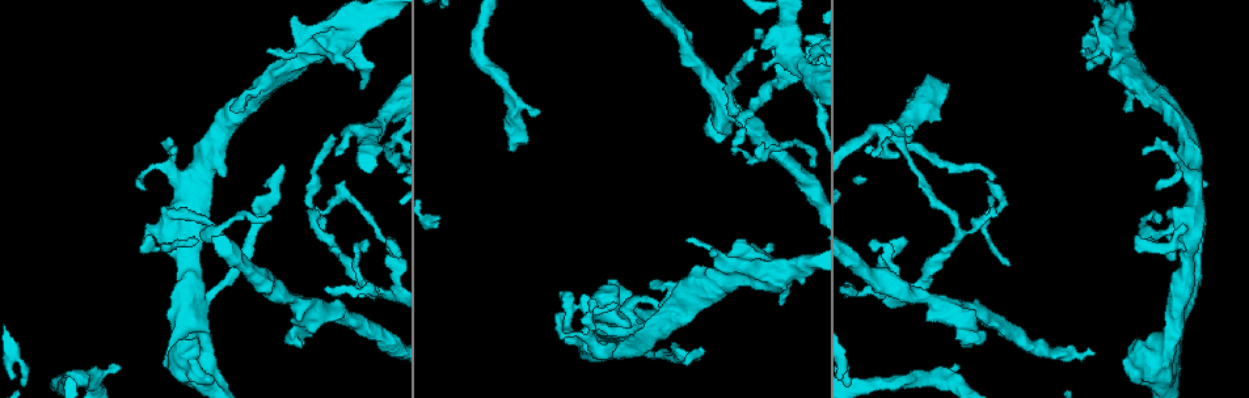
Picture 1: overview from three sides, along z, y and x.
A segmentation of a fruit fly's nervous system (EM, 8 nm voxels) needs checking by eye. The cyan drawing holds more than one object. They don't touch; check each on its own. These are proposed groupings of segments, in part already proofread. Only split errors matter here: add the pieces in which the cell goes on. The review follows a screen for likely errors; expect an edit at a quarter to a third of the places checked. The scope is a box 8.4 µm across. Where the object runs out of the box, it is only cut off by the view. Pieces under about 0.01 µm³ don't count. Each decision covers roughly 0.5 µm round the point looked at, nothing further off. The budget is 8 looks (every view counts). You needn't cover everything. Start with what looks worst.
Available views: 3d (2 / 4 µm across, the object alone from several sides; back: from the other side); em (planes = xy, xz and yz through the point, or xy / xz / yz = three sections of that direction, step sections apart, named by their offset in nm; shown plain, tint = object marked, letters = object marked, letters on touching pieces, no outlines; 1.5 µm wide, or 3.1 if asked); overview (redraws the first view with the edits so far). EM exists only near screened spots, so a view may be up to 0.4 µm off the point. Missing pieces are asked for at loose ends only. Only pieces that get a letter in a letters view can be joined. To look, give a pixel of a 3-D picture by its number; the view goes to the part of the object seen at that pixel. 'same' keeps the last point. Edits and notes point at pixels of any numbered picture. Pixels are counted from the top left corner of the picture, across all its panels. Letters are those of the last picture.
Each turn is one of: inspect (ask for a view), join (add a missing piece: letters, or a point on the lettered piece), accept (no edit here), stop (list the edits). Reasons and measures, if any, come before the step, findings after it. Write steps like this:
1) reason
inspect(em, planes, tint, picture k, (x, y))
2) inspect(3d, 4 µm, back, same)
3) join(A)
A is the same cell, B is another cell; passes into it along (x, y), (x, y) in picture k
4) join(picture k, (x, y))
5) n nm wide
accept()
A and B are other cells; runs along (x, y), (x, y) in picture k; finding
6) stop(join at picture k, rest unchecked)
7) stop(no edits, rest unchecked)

an open end
inspect(3d, 2 µm, picture 1, (282, 164))

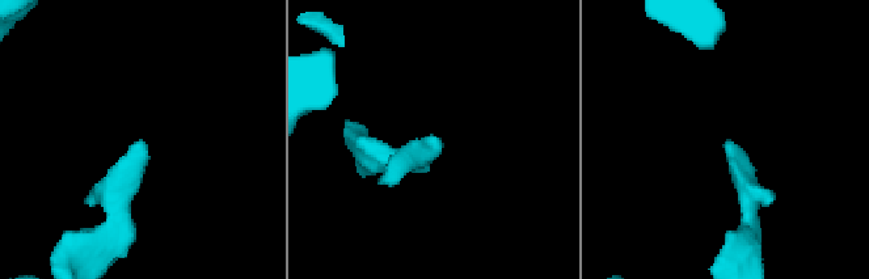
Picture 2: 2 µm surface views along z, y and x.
need the tissue
inspect(em, yz, step 8, plain, picture 2, (725, 141))

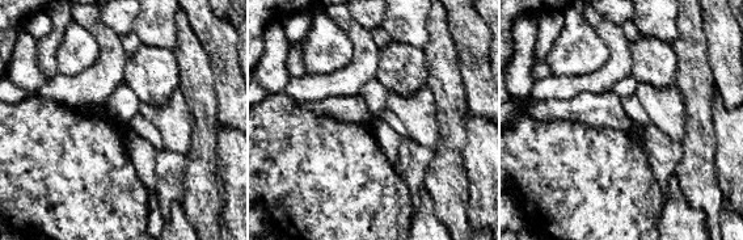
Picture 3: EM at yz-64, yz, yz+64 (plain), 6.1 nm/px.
inspect(em, yz, step 8, letters, same)

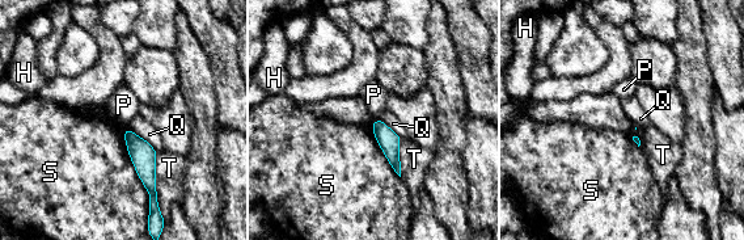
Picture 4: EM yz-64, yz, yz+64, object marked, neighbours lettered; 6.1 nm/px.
S touches over 500 nm
accept()
H, P, Q, S and T are other cells; none of them fits

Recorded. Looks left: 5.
free end
inspect(em, xy, step 4, tint, picture 1, (121, 367))

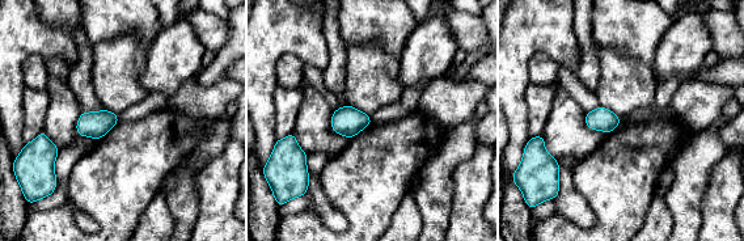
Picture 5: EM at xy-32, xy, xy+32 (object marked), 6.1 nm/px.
cut it another way
inspect(em, planes, letters, same)

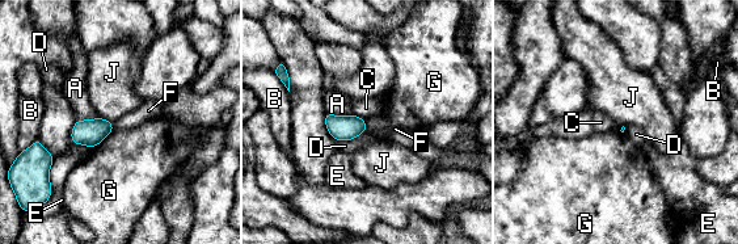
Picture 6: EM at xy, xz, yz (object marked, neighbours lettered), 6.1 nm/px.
accept()
A, B, C, D, E, F, G and J are other cells; border along (365, 121), (367, 129) in picture 6; no lettered piece goes on from it

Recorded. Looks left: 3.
free end
inspect(3d, 4 µm, picture 1, (889, 137))

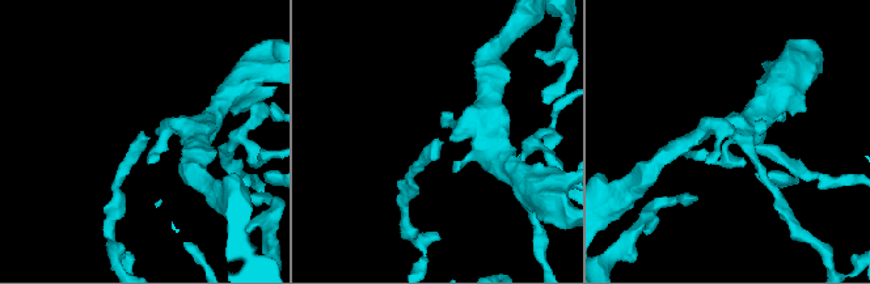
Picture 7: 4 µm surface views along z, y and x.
inspect(em, xy, step 4, tint, picture 7, (733, 134))

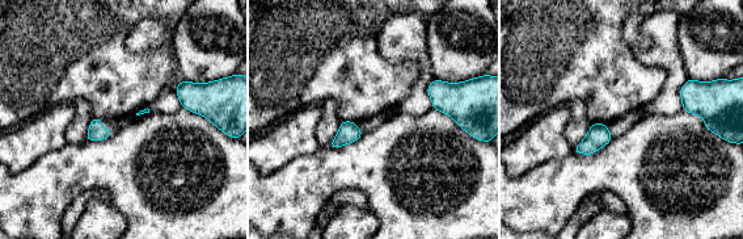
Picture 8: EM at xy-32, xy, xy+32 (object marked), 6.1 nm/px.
cut it another way
inspect(em, planes, letters, same)

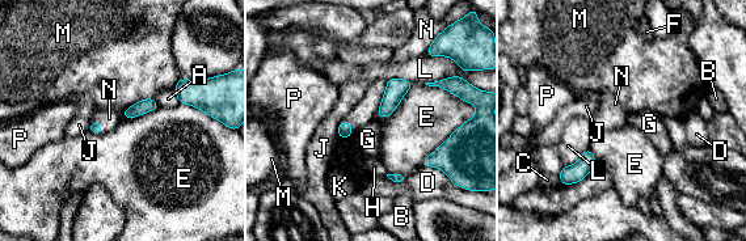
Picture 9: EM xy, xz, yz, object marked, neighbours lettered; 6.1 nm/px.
90 nm wide
join(N)
N is the same cell, A, B, C, D, E, F, G, H, J, K, L, M and P are other cells; passes into it along (396, 88), (383, 98), (363, 113) in picture 9; the cell continues

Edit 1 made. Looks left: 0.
stop(join at picture 9, rest unchecked)

